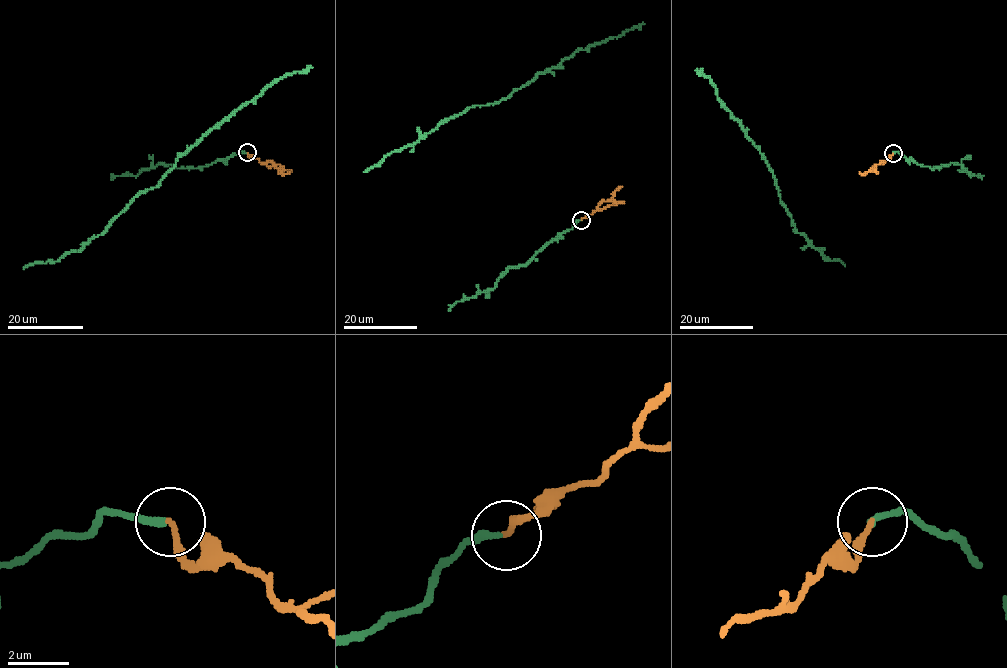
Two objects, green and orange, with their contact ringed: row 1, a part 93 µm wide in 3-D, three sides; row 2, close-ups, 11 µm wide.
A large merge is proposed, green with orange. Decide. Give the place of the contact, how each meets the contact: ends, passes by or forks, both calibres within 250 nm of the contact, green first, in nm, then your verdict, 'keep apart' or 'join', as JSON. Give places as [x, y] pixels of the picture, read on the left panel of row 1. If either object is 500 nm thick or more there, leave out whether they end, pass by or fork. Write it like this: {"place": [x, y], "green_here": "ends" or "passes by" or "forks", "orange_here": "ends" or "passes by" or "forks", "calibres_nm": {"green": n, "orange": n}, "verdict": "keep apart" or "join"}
{"place": [247, 152], "green_here": "ends", "orange_here": "ends", "calibres_nm": {"green": 220, "orange": 190}, "verdict": "keep apart"}

